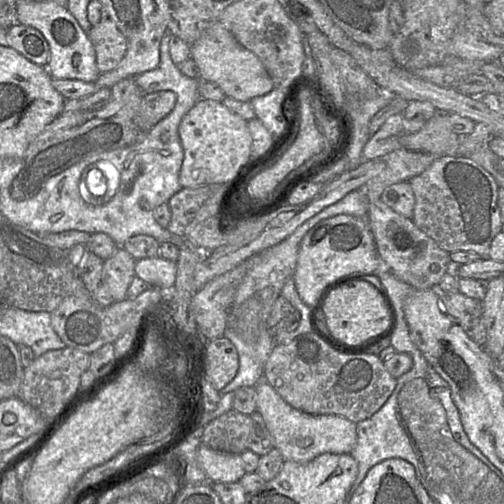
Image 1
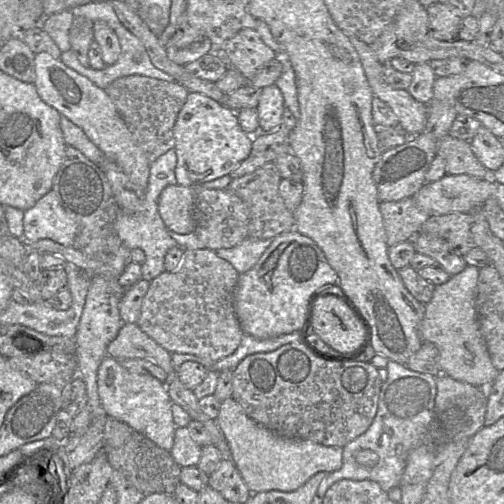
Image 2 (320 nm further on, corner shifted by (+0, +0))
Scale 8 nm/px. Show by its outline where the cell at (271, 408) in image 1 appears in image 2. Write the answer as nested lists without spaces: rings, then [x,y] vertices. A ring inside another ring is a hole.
[[[232,397],[222,403],[216,422],[229,444],[235,466],[252,493],[293,492],[317,473],[329,474],[342,466],[342,448],[284,438],[250,419]]]

